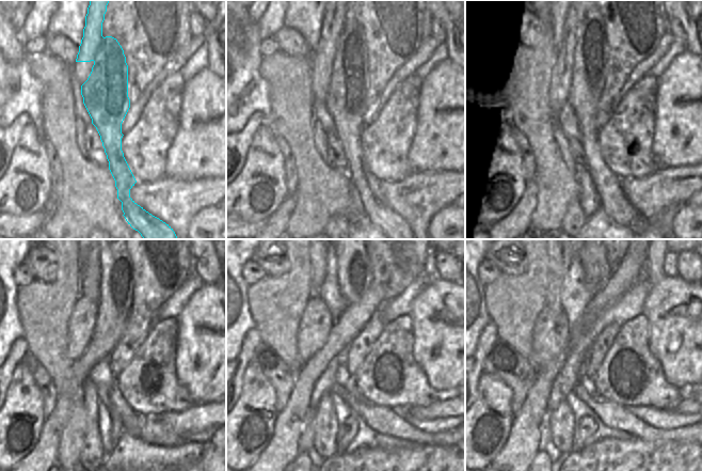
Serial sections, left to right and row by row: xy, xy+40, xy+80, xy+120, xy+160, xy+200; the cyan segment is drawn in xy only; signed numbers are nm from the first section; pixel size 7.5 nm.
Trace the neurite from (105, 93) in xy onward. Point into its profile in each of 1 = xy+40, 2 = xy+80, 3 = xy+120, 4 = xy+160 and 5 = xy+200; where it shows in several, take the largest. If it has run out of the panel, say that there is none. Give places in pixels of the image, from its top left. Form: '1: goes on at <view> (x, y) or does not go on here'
1: goes on at xy+40 (346, 98)
2: goes on at xy+80 (584, 37)
3: goes on at xy+120 (116, 284)
4: goes on at xy+160 (353, 267)
5: goes on at xy+200 (594, 288)

